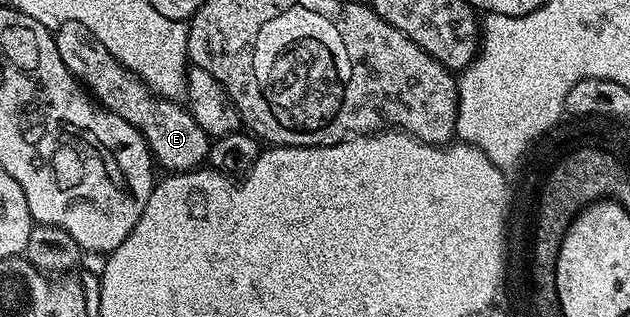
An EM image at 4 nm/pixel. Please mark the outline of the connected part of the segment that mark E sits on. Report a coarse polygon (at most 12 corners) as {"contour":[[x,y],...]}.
{"contour":[[63,22],[63,64],[145,137],[165,172],[196,170],[210,136],[158,98],[91,28]]}

